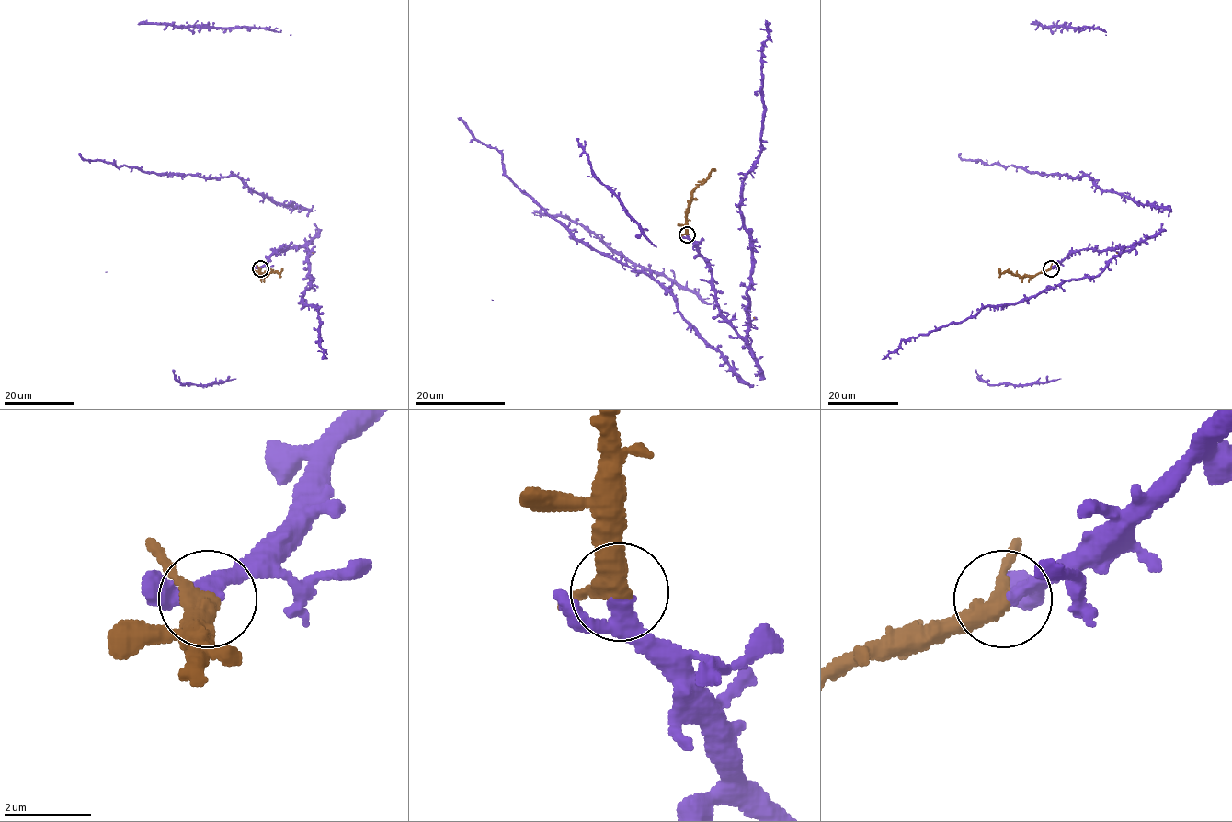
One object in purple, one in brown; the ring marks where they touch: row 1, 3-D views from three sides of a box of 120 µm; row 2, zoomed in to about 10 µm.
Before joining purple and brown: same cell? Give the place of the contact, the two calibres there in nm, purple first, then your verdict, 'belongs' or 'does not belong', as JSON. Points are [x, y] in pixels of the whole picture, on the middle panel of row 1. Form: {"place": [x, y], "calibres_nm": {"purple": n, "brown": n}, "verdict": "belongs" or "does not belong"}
{"place": [687, 234], "calibres_nm": {"purple": 280, "brown": 400}, "verdict": "belongs"}

